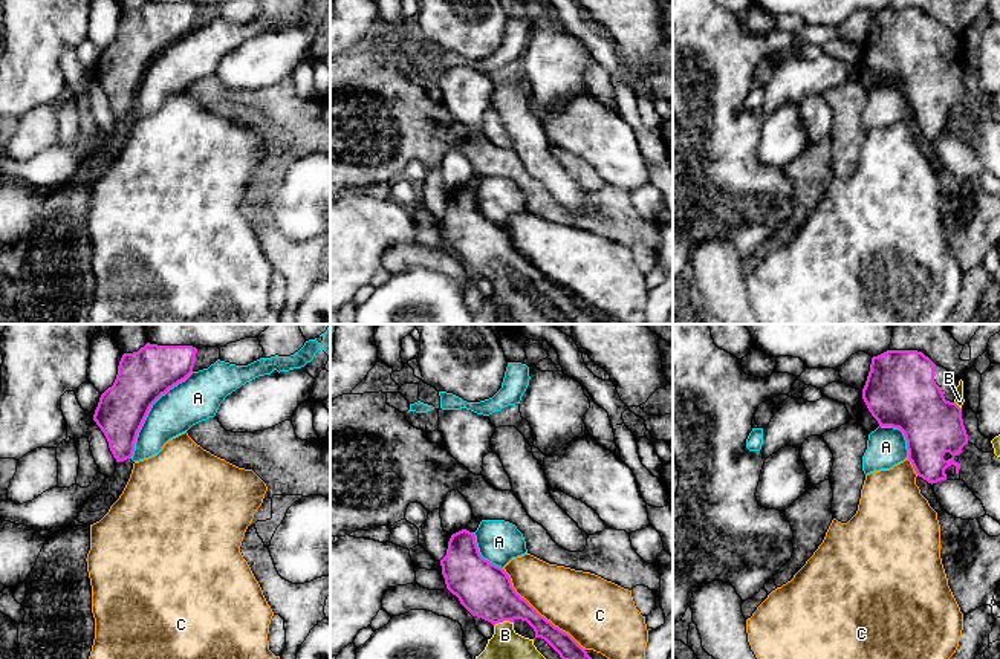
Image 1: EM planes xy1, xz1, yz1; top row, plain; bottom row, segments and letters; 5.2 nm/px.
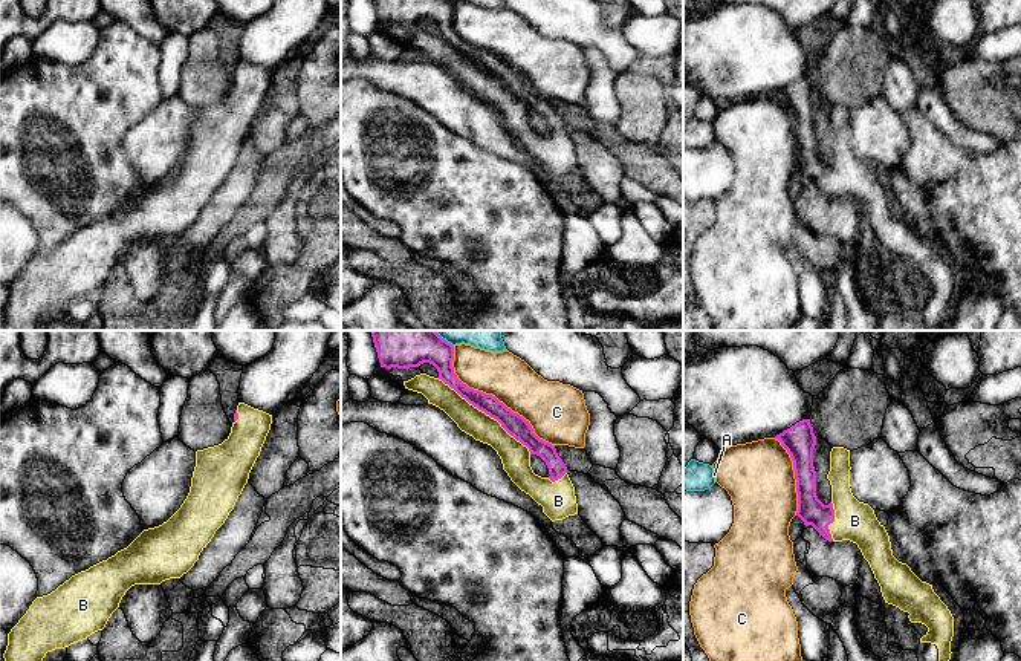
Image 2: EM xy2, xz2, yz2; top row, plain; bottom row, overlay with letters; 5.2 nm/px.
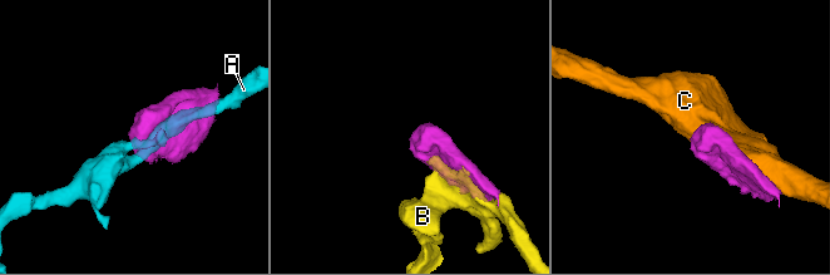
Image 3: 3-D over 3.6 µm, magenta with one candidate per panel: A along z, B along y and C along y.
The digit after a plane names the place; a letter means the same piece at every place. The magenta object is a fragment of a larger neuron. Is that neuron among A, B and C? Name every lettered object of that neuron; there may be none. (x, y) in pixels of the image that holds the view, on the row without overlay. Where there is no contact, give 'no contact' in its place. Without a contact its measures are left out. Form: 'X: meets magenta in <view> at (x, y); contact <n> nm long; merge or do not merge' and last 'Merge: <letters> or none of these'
A: meets magenta in xy1 at (149, 68); contact 550 nm long; do not merge
B: meets magenta in xz2 at (485, 69); contact 650 nm long; merge
C: meets magenta in xz2 at (491, 52); contact 750 nm long; do not merge
Merge: B

